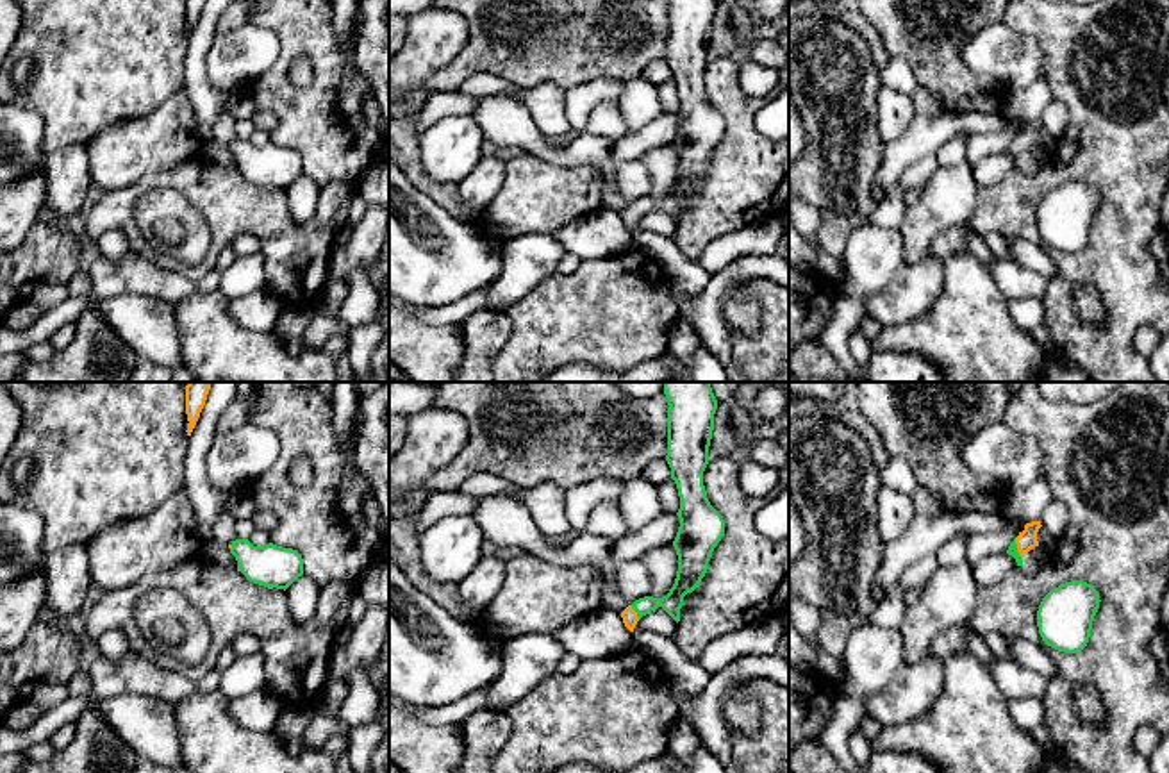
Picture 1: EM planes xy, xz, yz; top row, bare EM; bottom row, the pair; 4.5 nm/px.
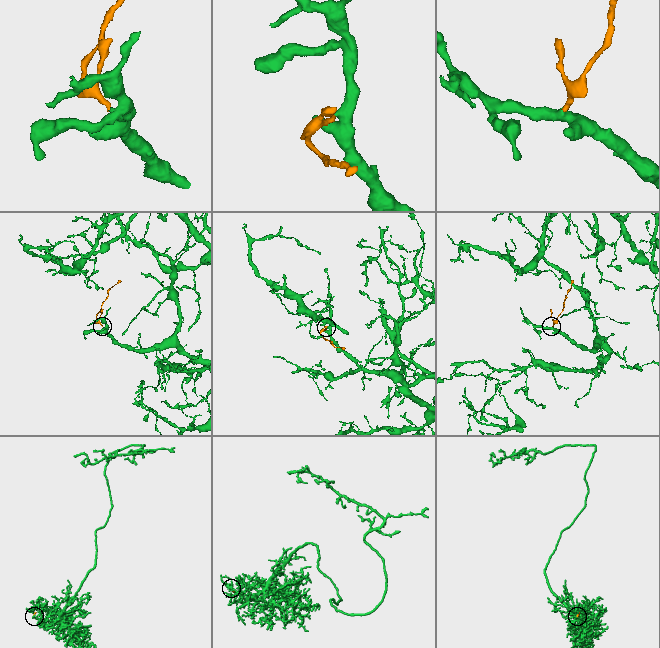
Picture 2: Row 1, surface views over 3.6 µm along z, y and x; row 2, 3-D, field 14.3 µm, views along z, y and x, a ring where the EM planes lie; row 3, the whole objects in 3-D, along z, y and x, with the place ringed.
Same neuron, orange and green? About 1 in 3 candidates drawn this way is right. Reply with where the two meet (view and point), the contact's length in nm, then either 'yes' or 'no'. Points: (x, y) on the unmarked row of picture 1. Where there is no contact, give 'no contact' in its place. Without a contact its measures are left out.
yz (1018, 149) | 90 nm | yes

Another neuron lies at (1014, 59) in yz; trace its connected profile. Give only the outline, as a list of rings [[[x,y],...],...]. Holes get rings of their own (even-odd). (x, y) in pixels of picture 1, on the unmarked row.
[[[1005,21],[971,34],[962,45],[962,59],[971,71],[999,80],[1007,93],[1044,79],[1040,45]]]

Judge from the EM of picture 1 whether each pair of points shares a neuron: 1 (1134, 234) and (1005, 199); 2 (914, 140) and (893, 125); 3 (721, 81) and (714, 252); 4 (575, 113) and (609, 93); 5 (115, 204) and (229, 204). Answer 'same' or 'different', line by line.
1: same
2: different
3: different
4: same
5: same

